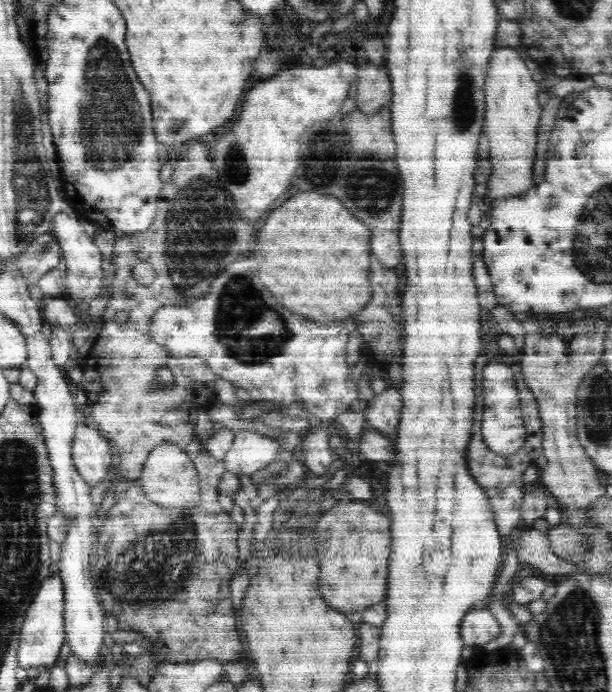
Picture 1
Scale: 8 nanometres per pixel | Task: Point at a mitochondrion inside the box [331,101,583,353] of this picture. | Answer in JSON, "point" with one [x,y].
{"point":[371,189]}

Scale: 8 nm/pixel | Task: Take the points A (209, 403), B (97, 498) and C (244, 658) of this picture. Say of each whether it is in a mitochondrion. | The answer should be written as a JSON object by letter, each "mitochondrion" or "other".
{"A":"other","B":"other","C":"other"}

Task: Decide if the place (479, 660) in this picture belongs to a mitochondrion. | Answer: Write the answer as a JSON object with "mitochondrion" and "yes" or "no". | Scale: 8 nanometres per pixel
{"mitochondrion":"no"}

